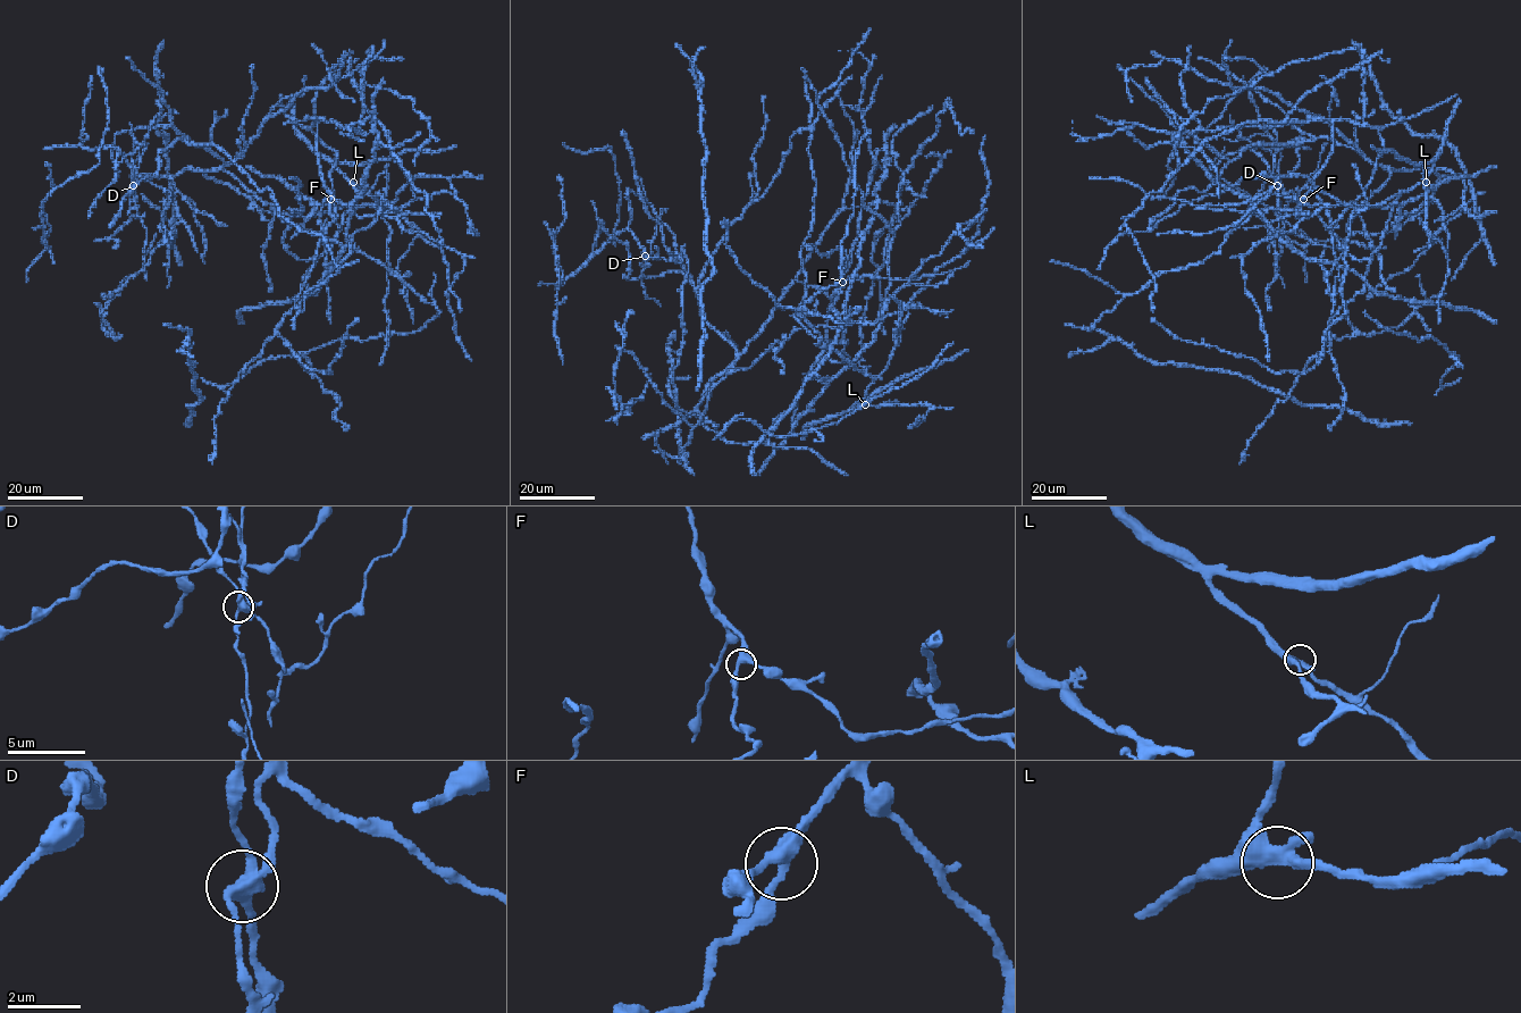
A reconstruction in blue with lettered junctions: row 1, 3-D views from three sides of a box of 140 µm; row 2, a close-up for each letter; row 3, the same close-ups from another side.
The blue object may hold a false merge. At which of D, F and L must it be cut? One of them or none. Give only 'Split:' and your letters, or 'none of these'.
Split: D

